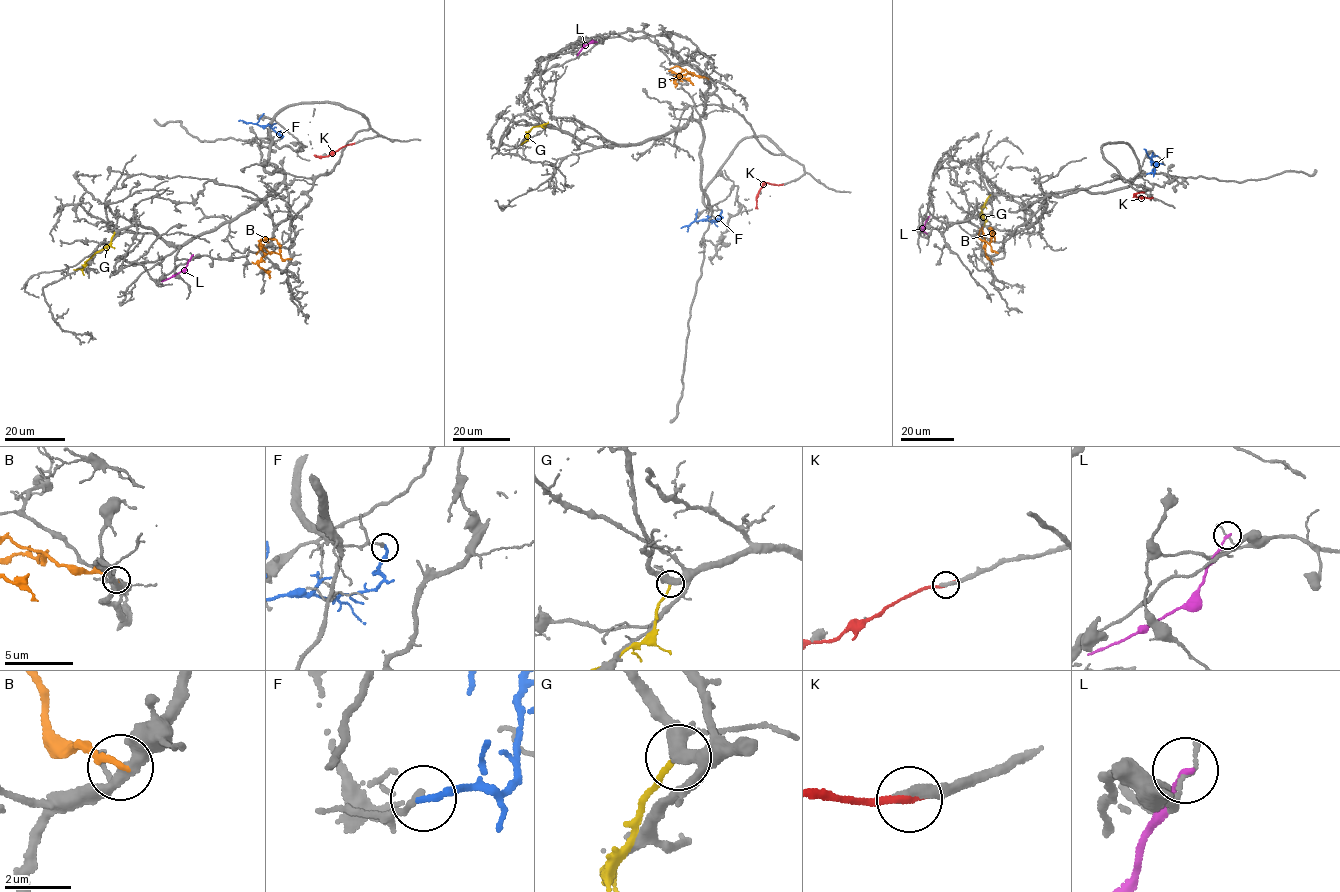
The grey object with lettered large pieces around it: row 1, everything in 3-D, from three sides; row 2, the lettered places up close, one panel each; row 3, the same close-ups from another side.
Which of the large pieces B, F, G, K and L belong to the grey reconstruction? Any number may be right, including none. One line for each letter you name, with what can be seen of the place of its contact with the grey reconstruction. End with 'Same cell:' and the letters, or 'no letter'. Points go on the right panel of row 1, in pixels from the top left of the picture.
Same cell: no letter

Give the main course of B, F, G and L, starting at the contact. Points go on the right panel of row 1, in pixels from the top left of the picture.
B: (997, 253), (983, 240), (986, 257), (993, 264)
F: (1147, 173), (1153, 173), (1155, 165), (1150, 157), (1153, 153)
G: (990, 195), (981, 207), (983, 218), (987, 220)
L: (928, 216), (922, 228), (927, 233)

